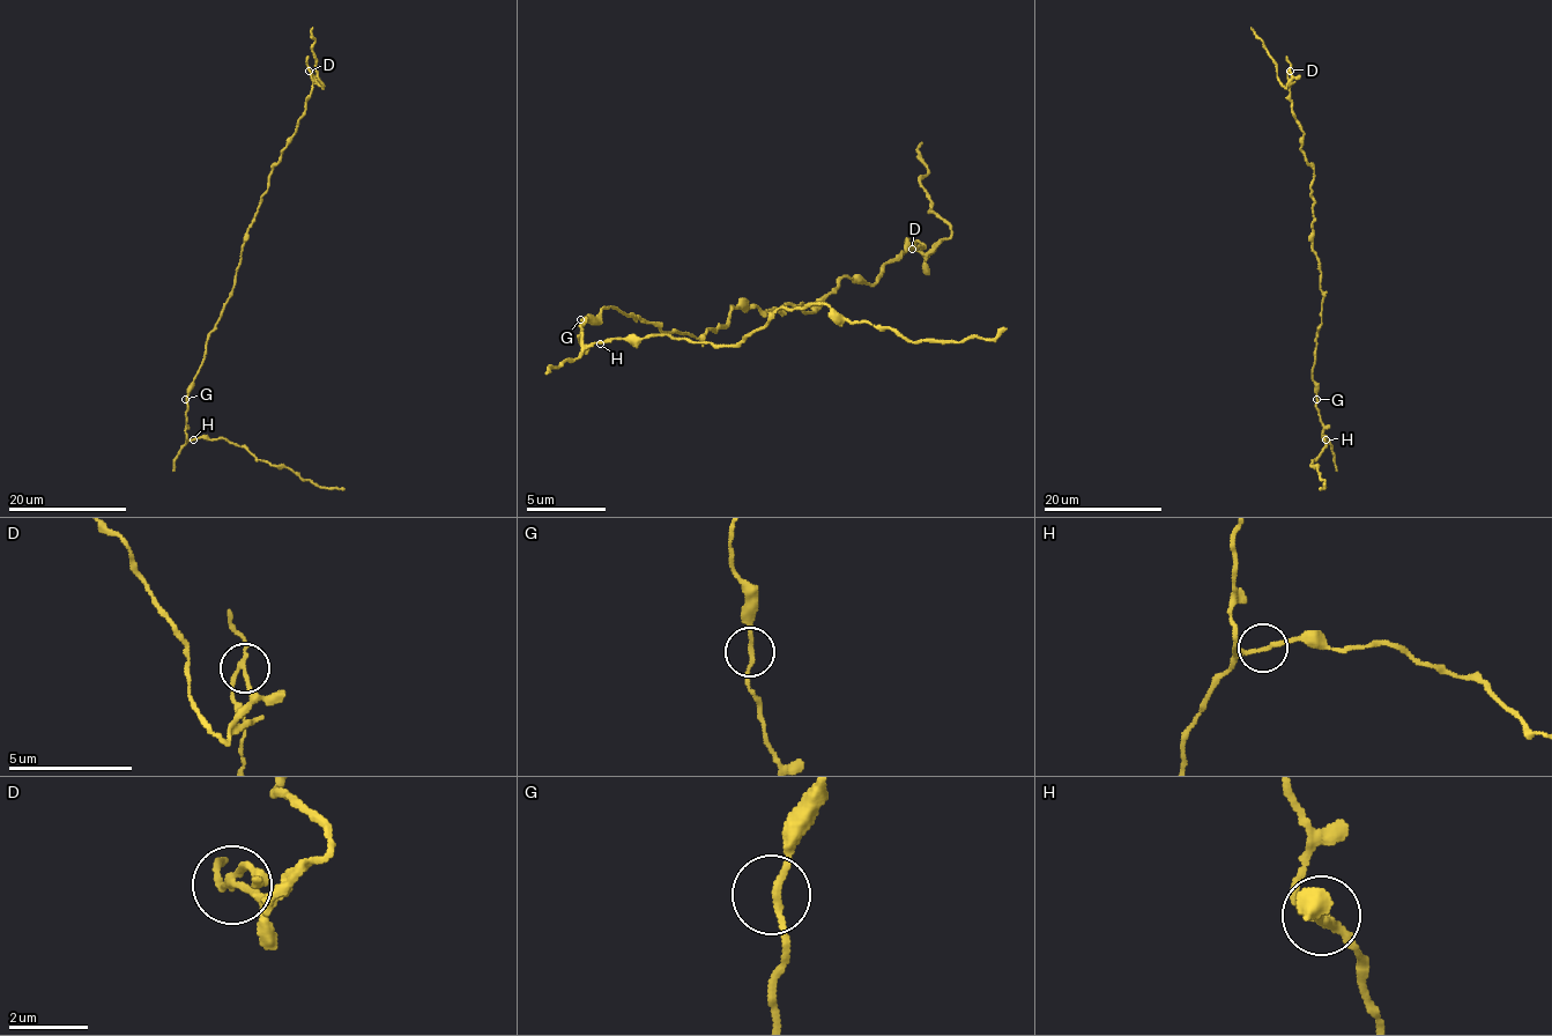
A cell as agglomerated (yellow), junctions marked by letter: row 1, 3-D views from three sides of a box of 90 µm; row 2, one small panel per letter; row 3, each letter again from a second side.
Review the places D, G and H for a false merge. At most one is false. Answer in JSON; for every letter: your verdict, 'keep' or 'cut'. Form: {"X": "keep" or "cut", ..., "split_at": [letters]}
{"D": "cut", "G": "keep", "H": "keep", "split_at": ["D"]}

